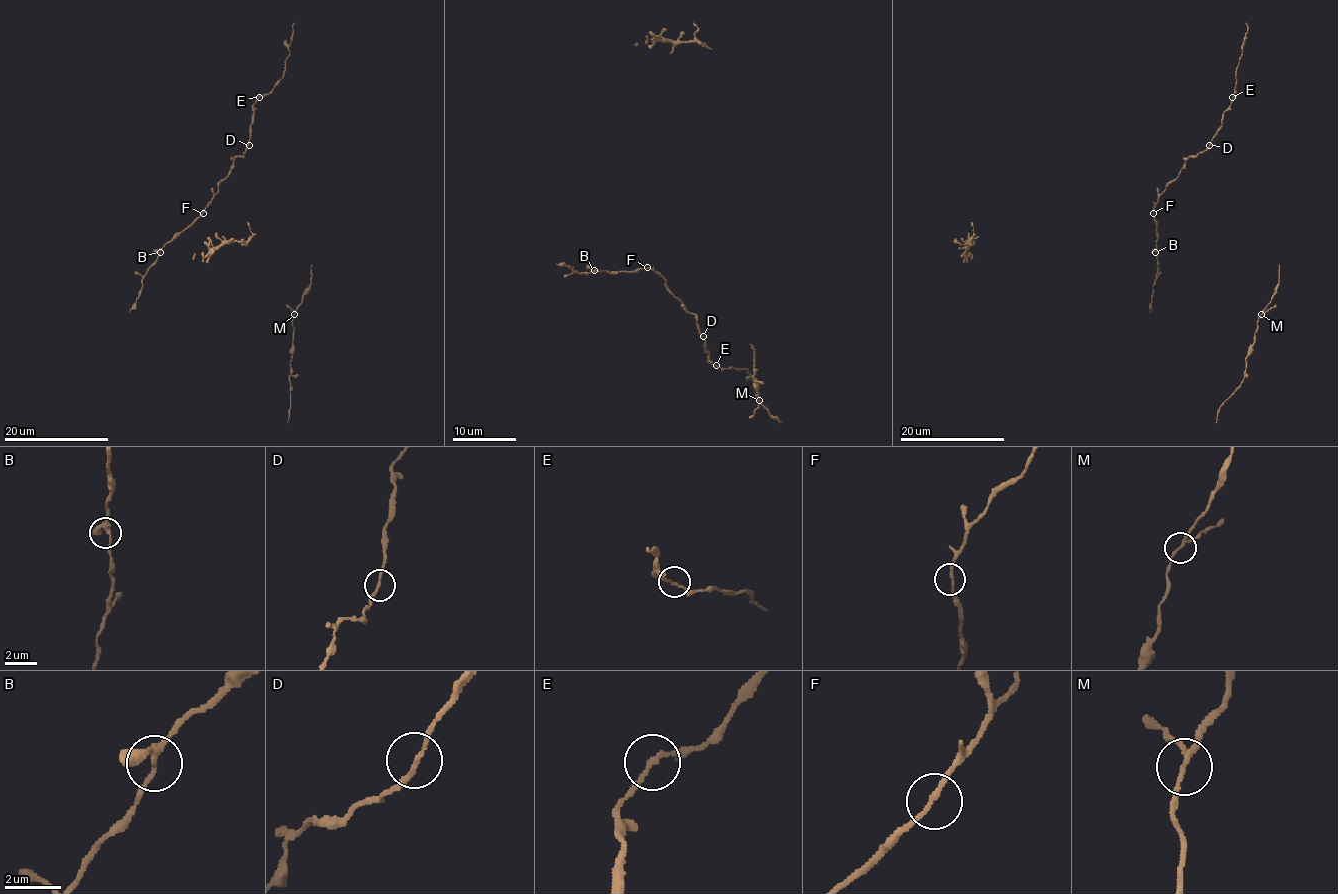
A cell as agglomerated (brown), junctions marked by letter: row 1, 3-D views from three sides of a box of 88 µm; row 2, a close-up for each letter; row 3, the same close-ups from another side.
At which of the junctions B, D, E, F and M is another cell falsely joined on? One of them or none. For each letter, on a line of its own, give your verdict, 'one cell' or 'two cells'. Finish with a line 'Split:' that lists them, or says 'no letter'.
B: one cell
D: one cell
E: one cell
F: one cell
M: one cell
Split: no letter

